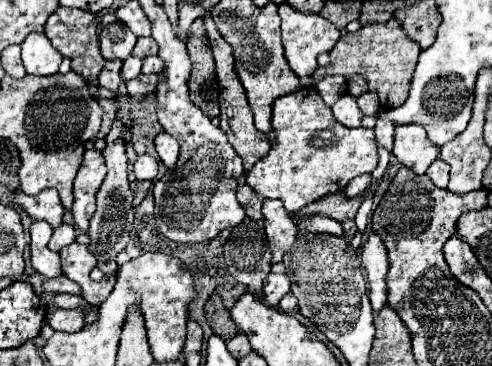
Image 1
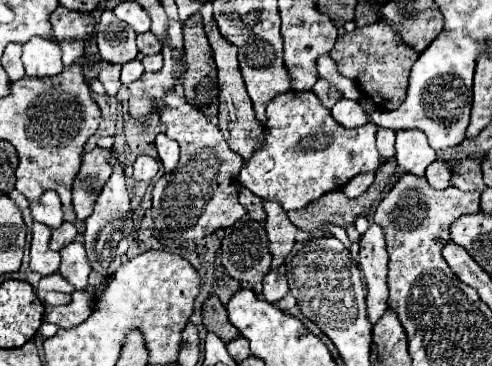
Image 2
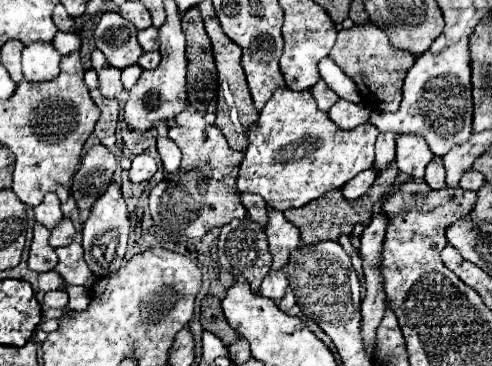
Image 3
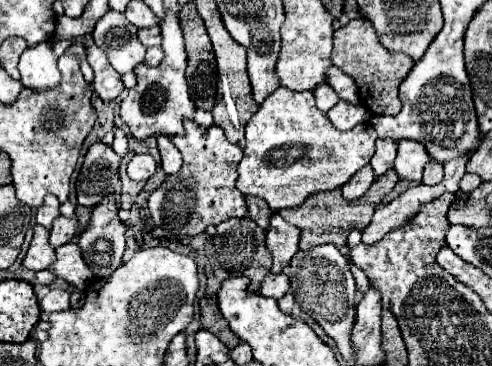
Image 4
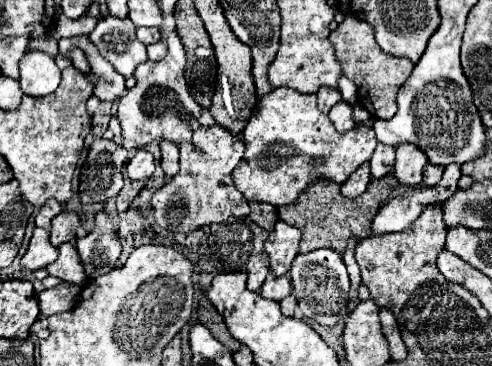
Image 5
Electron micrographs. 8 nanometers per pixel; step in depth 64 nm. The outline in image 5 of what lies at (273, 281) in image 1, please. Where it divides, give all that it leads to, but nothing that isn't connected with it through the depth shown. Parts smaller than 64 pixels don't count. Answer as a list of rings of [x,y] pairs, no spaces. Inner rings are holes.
[[[272,272],[266,276],[264,286],[262,286],[262,290],[260,290],[260,294],[262,294],[264,298],[270,298],[270,300],[276,300],[276,302],[280,302],[282,298],[286,298],[290,292],[292,292],[292,284],[290,284],[290,280],[288,280],[288,274],[284,274],[284,276],[274,276]]]

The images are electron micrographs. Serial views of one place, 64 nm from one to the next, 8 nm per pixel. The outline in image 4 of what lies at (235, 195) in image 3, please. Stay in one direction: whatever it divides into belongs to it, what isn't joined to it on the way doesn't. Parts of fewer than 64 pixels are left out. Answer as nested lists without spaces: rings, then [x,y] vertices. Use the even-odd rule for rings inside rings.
[[[184,120],[186,134],[172,136],[172,142],[182,152],[184,164],[180,172],[168,176],[148,198],[148,208],[156,226],[168,228],[174,234],[198,236],[208,226],[218,226],[228,218],[246,216],[244,196],[236,188],[238,162],[242,148],[230,144],[224,130],[218,126],[200,126],[196,120]]]

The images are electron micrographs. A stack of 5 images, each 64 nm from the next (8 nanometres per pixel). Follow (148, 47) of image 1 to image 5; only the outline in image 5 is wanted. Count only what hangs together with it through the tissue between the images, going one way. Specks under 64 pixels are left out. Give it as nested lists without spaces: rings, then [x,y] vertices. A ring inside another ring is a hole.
[[[138,28],[136,34],[138,34],[138,40],[142,44],[146,44],[146,46],[160,40],[160,30],[158,28]]]

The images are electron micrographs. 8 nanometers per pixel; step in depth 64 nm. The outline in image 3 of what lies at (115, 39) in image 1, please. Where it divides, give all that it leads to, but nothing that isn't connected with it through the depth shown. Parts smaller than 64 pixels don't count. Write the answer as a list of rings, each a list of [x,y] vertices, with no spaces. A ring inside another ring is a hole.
[[[116,12],[102,14],[94,38],[96,48],[106,56],[112,66],[120,70],[136,64],[142,56],[142,48],[136,40],[136,28],[132,28],[132,24],[128,24],[128,20],[124,20]]]

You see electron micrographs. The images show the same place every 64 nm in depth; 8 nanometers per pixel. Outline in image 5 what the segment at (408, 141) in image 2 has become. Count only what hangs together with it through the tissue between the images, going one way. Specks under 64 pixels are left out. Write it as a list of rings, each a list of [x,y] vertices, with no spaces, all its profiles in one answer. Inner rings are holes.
[[[400,144],[396,148],[394,176],[400,184],[418,186],[422,184],[422,168],[428,162],[428,156],[414,144]]]

